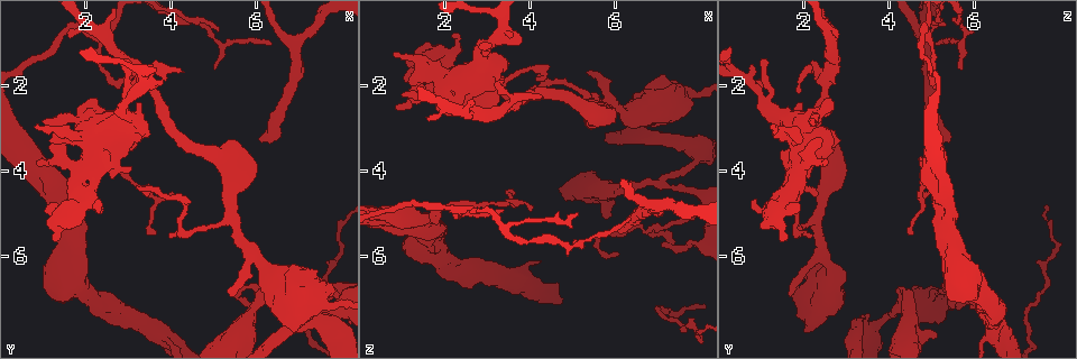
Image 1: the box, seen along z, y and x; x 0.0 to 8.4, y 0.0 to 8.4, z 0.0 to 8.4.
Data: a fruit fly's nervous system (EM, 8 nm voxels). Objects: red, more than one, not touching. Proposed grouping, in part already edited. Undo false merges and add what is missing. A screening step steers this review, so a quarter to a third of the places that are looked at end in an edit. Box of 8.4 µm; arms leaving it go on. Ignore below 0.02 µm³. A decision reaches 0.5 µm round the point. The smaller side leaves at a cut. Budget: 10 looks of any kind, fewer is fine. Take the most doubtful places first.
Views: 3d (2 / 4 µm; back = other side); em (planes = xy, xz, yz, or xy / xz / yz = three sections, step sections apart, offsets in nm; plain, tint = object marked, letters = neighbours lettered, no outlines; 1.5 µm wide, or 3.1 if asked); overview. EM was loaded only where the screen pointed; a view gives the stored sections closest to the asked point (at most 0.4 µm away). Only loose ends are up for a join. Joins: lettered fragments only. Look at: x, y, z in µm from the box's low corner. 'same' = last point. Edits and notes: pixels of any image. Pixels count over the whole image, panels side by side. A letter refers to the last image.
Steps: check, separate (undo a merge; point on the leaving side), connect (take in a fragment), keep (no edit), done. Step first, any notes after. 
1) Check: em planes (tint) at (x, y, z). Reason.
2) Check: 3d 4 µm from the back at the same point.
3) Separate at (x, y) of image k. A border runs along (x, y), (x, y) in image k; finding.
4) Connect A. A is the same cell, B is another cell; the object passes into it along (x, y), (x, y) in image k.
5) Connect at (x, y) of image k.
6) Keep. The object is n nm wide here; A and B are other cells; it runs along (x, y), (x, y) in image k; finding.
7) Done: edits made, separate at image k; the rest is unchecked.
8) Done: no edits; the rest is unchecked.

Check: em planes (letters) at (6.15, 3.30, 5.45).

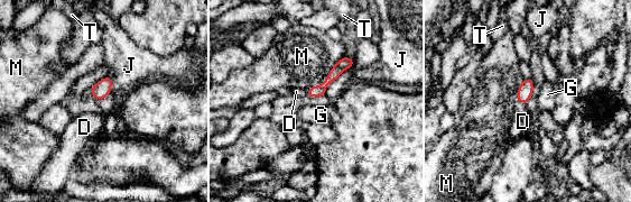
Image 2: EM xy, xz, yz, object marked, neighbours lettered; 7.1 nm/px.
Connect D. The longest contact is with M, 380 nm; D is the same cell, G, J, M and T are other cells; the object passes into it along (526, 89), (521, 102), (522, 121) in image 2; it goes on there.

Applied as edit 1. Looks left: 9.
Check: overview.

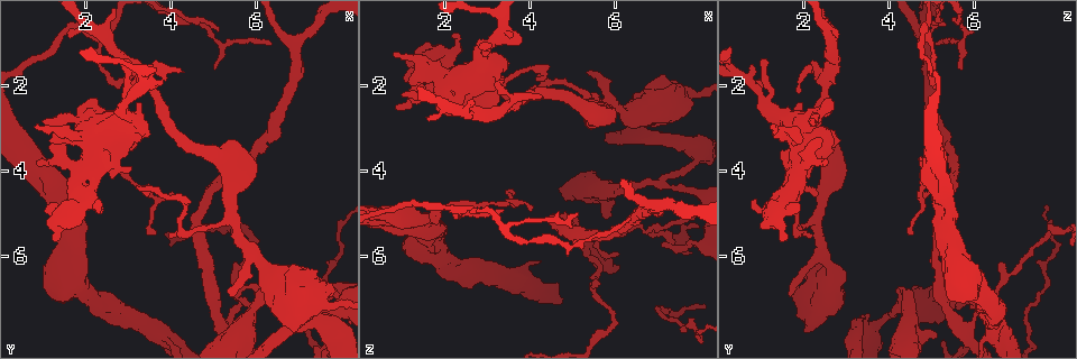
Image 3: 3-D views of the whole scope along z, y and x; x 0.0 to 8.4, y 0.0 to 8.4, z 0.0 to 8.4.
Check: em planes (tint) at (4.20, 1.70, 2.30). An open end.

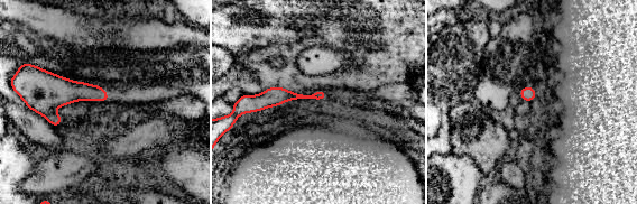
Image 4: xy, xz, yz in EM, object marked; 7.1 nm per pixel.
Check: em planes (letters) at the same point. What lies round it.

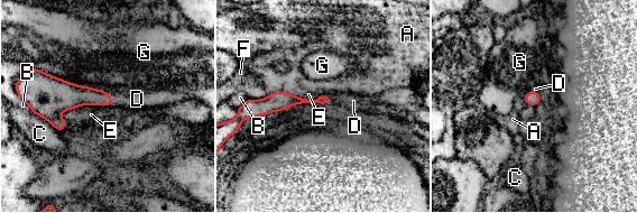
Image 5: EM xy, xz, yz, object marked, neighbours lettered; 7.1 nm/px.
Connect D. D is the same cell, A, B, C, E, F and G are other cells; the object passes into it along (284, 100), (319, 98), (353, 101) in image 5; the neuron continues.

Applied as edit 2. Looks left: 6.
Check: em planes (letters) at (7.15, 7.20, 4.30). Three arms meet.

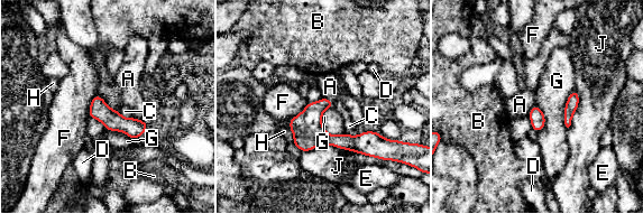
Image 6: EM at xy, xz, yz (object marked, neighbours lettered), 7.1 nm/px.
Keep. A, B, C, D, E, F, G, H and J are other cells; it runs along (292, 122), (331, 140), (384, 142) in image 6; all the same neuron.

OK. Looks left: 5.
Check: em planes (letters) at (4.00, 4.50, 4.95). An open end.

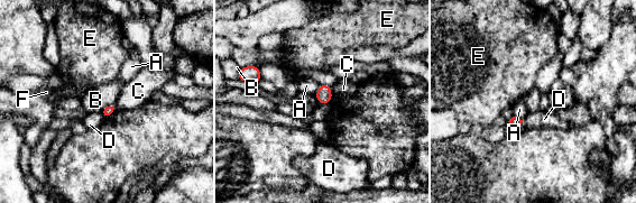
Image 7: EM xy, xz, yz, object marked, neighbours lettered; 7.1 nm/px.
Keep. The object is 70 nm wide here; A, B, C, D, E and F are other cells; a border runs along (113, 102), (100, 111) in image 7; no lettered fragment goes on from it.

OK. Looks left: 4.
Done: edits made, connect at image 2, connect at image 5; the rest is unchecked.

